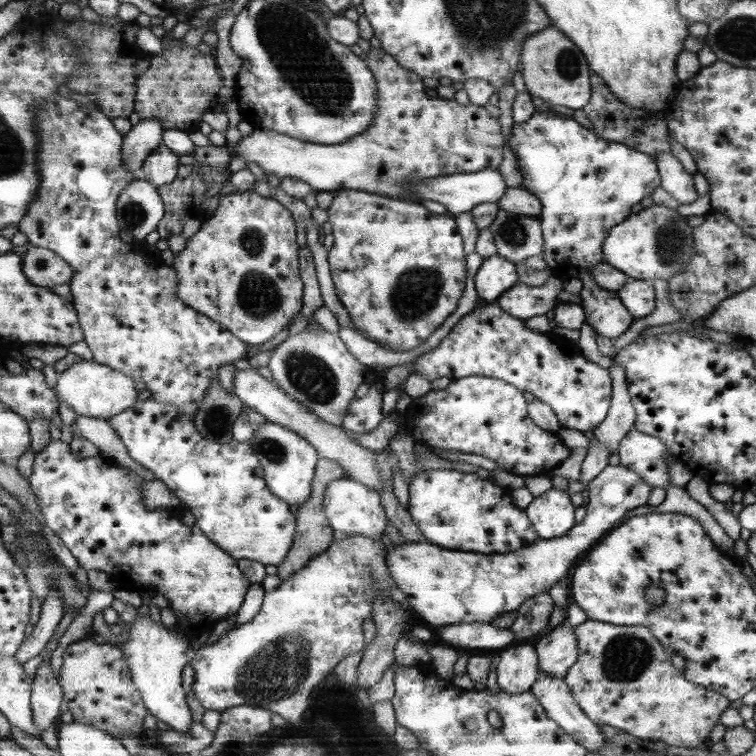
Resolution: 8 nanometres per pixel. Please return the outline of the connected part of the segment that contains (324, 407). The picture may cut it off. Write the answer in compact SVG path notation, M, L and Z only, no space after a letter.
M305 329L299 334L289 336L287 339L286 337L278 338L268 346L271 352L267 367L272 372L273 383L284 390L291 398L307 406L310 412L320 416L324 422L341 426L344 414L348 414L346 413L348 403L352 400L354 392L358 390L358 386L364 382L369 368L360 364L353 354L348 352L346 345L338 337L338 332L331 333L322 329L321 333L317 333Z

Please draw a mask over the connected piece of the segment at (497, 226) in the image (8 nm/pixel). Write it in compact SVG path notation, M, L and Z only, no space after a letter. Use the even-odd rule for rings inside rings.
M499 209L489 229L497 245L497 254L514 264L543 254L544 239L539 218Z

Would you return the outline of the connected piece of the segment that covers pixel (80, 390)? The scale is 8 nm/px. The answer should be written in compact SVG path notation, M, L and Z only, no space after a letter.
M83 360L58 375L55 394L60 402L70 405L77 415L110 420L138 402L140 389L141 386L123 372L108 365Z

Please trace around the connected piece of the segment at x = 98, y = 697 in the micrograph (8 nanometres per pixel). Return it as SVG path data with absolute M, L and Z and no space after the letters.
M94 634L79 639L69 644L63 653L63 662L60 670L59 685L63 688L63 700L66 701L68 710L72 712L73 721L82 724L94 725L104 729L106 733L112 733L118 740L124 734L131 734L142 738L142 722L148 716L148 710L144 708L145 701L140 698L141 691L133 683L133 675L129 669L129 661L123 650L110 648L108 642L92 642Z

